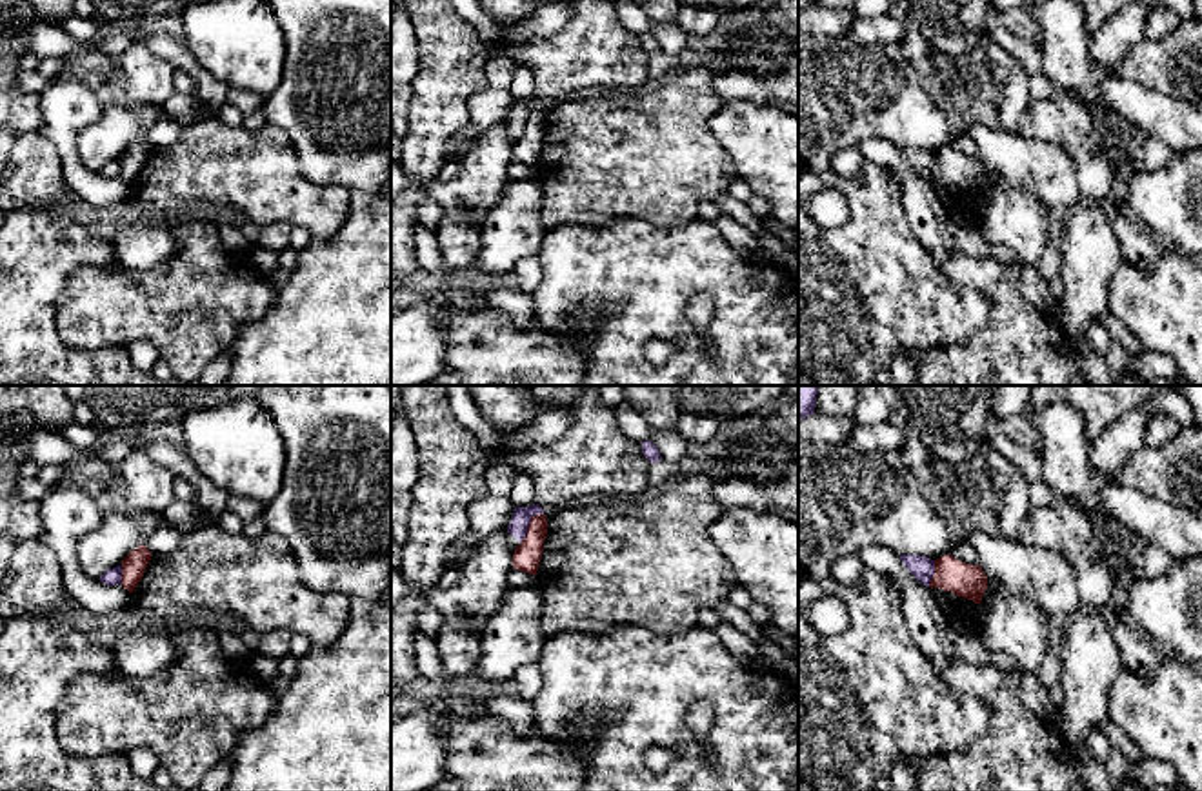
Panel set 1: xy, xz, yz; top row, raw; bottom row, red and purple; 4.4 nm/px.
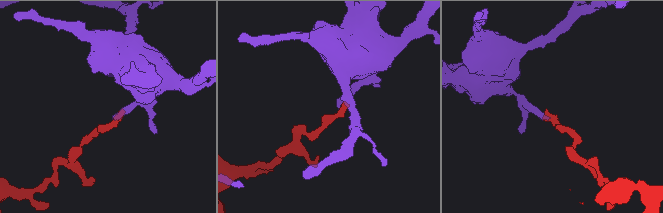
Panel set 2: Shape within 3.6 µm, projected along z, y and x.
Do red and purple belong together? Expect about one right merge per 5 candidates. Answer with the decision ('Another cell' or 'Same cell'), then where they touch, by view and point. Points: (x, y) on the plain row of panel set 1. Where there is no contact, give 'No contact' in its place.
Another cell. Touches red at xz (530, 119)

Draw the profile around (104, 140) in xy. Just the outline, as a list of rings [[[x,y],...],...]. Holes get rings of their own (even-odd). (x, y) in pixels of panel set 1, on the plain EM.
[[[107,104],[98,122],[85,127],[78,136],[78,155],[91,171],[100,171],[107,162],[122,158],[122,153],[144,129],[129,104]]]

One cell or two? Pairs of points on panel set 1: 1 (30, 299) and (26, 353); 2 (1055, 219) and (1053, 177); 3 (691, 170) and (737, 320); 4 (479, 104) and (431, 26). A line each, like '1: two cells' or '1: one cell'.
1: one cell
2: two cells
3: two cells
4: two cells

